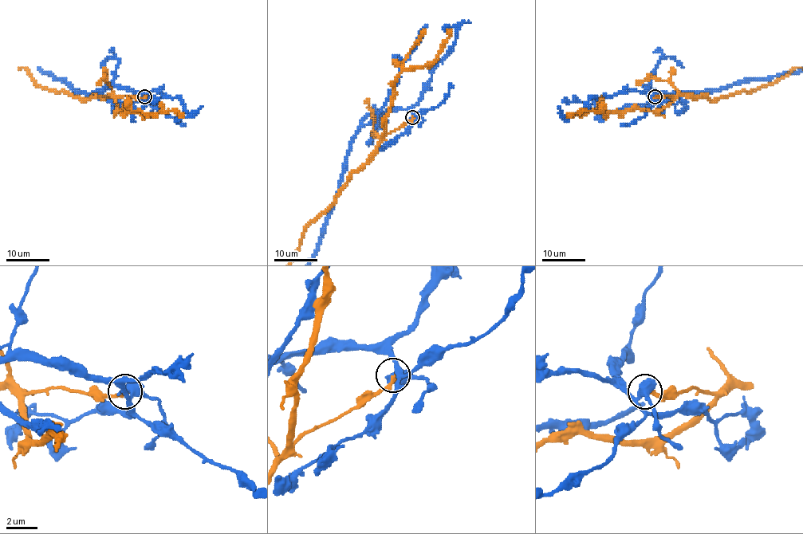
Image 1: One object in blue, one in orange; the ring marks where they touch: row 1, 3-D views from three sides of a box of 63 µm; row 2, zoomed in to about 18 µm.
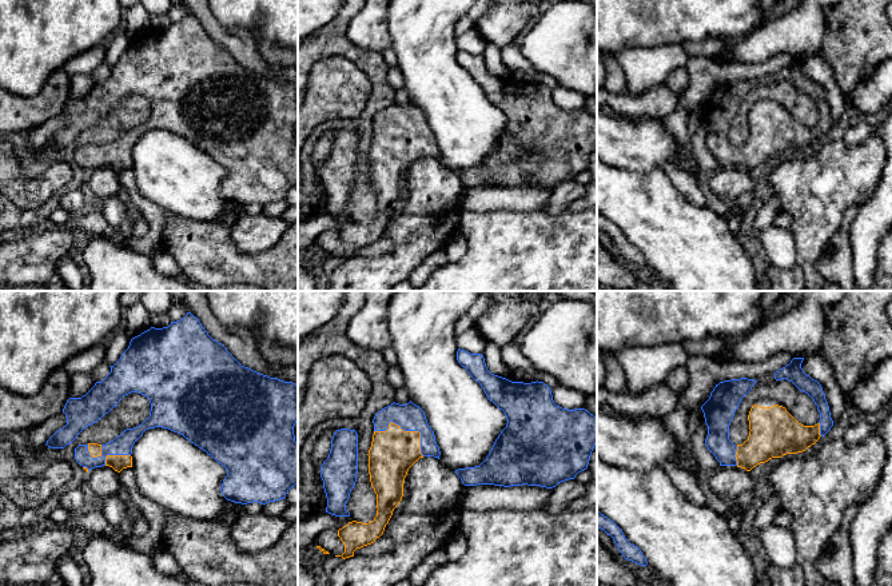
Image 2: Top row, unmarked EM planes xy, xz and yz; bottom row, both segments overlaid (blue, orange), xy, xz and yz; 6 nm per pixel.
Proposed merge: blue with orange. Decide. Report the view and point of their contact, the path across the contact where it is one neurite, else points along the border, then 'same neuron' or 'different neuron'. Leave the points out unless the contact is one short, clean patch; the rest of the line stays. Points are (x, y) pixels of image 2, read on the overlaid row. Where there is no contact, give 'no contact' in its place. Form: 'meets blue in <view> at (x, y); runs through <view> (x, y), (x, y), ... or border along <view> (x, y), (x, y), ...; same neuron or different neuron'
meets blue in xz at (407, 430); different neuron

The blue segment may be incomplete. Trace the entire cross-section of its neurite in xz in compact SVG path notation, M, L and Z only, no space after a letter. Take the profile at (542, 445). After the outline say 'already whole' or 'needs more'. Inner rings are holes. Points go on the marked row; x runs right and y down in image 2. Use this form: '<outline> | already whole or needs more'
M458 348L457 360L507 419L479 466L454 471L465 486L553 489L588 469L597 445L597 416L557 406L543 382L511 382L491 374L482 354Z | already whole

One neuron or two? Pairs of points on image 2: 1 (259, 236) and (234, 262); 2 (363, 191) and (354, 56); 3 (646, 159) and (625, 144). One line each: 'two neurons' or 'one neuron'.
1: two neurons
2: one neuron
3: one neuron

